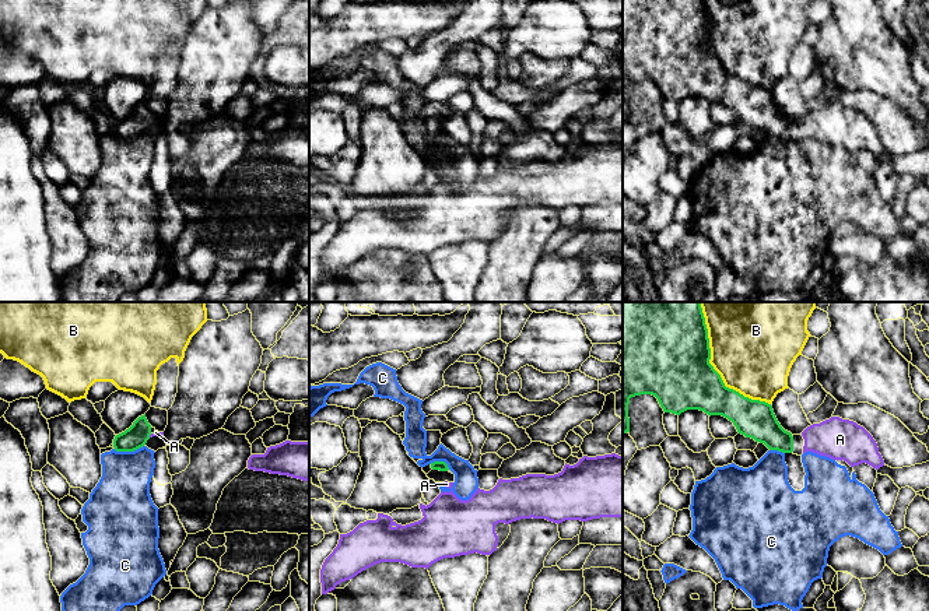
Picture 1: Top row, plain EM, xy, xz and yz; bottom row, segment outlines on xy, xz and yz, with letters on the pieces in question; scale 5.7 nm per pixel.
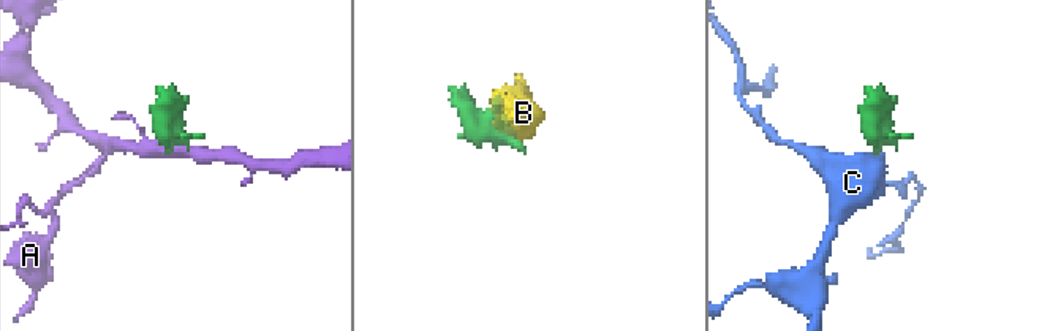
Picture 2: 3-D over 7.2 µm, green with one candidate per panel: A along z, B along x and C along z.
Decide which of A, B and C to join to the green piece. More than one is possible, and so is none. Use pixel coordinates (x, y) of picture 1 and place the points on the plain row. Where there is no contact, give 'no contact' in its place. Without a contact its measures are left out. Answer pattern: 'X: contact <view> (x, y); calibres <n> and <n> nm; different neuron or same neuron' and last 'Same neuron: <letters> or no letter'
A: contact xy (150, 120); calibres 140 and 20 nm; same neuron
B: contact yz (717, 59); calibres 400 and 460 nm; different neuron
C: contact xy (128, 137); calibres 140 and 300 nm; different neuron
Same neuron: A

